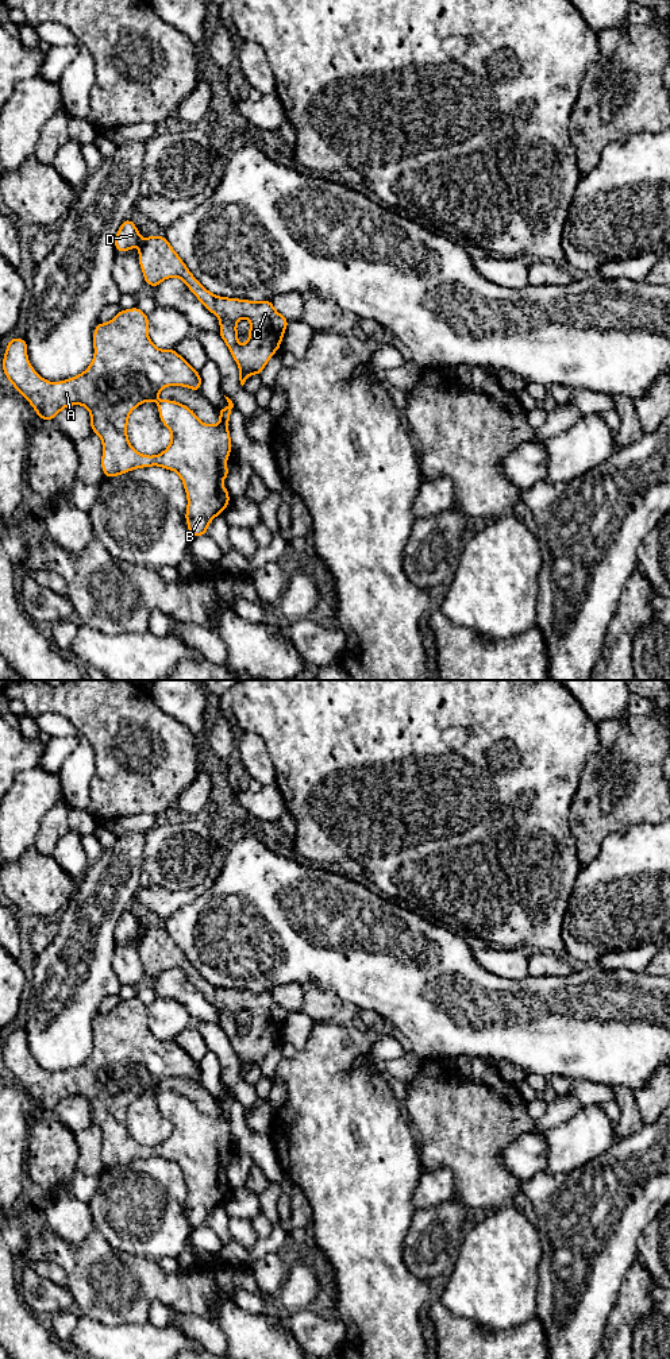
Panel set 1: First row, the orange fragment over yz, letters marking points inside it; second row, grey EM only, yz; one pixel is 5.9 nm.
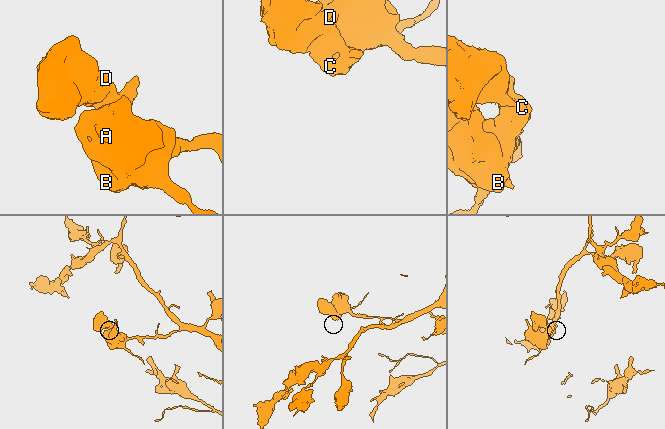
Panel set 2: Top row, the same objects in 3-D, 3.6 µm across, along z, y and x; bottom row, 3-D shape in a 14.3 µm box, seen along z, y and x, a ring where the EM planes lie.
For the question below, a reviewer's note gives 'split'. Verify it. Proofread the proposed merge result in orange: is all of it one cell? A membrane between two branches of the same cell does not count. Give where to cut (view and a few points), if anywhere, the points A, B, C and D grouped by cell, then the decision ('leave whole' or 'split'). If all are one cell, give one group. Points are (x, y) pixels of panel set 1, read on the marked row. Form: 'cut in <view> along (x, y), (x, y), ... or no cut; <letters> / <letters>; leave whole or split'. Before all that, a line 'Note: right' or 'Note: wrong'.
Note: wrong
no cut; A B C D; leave whole

